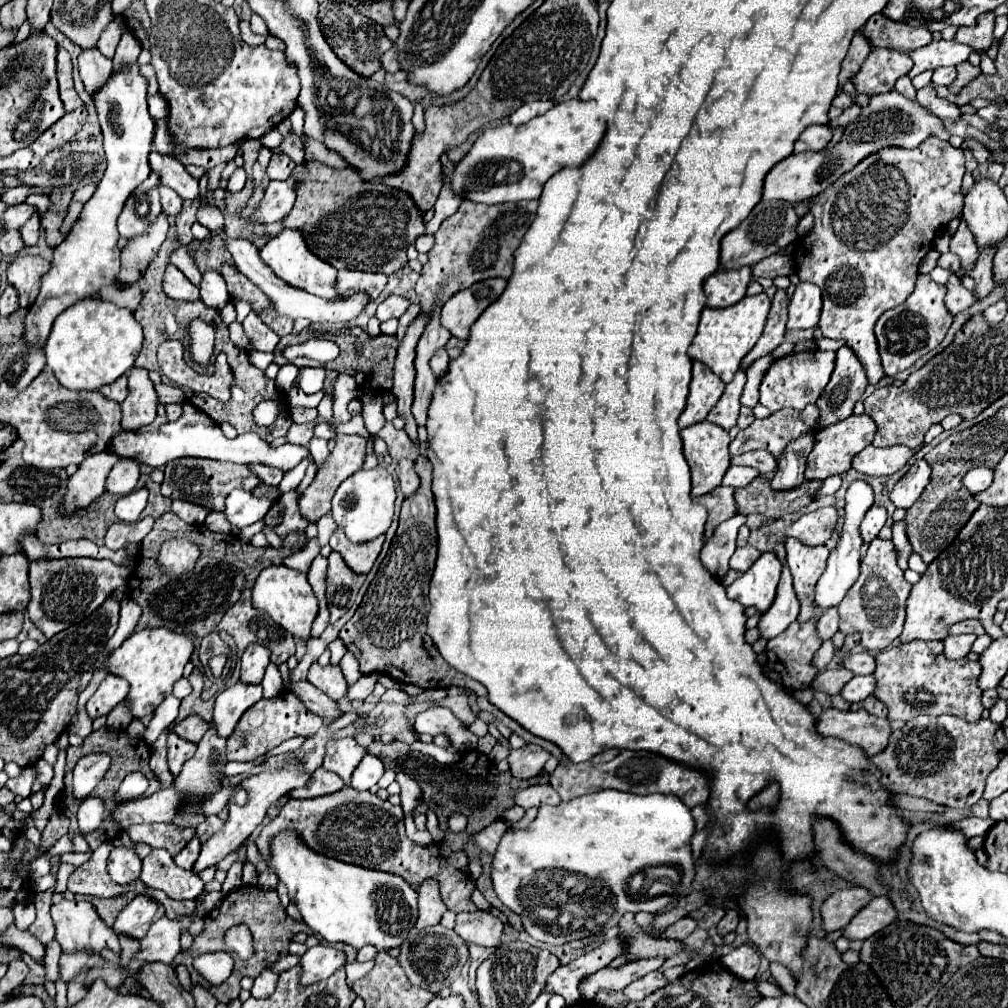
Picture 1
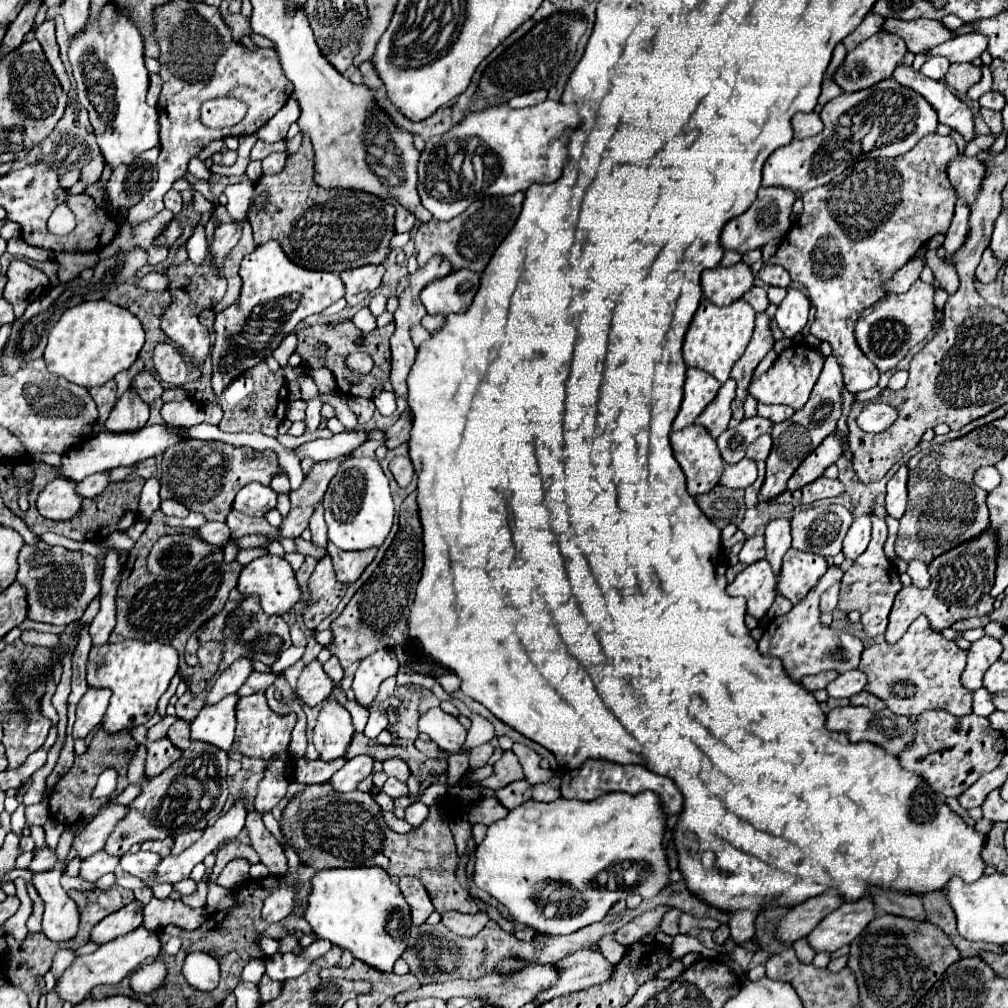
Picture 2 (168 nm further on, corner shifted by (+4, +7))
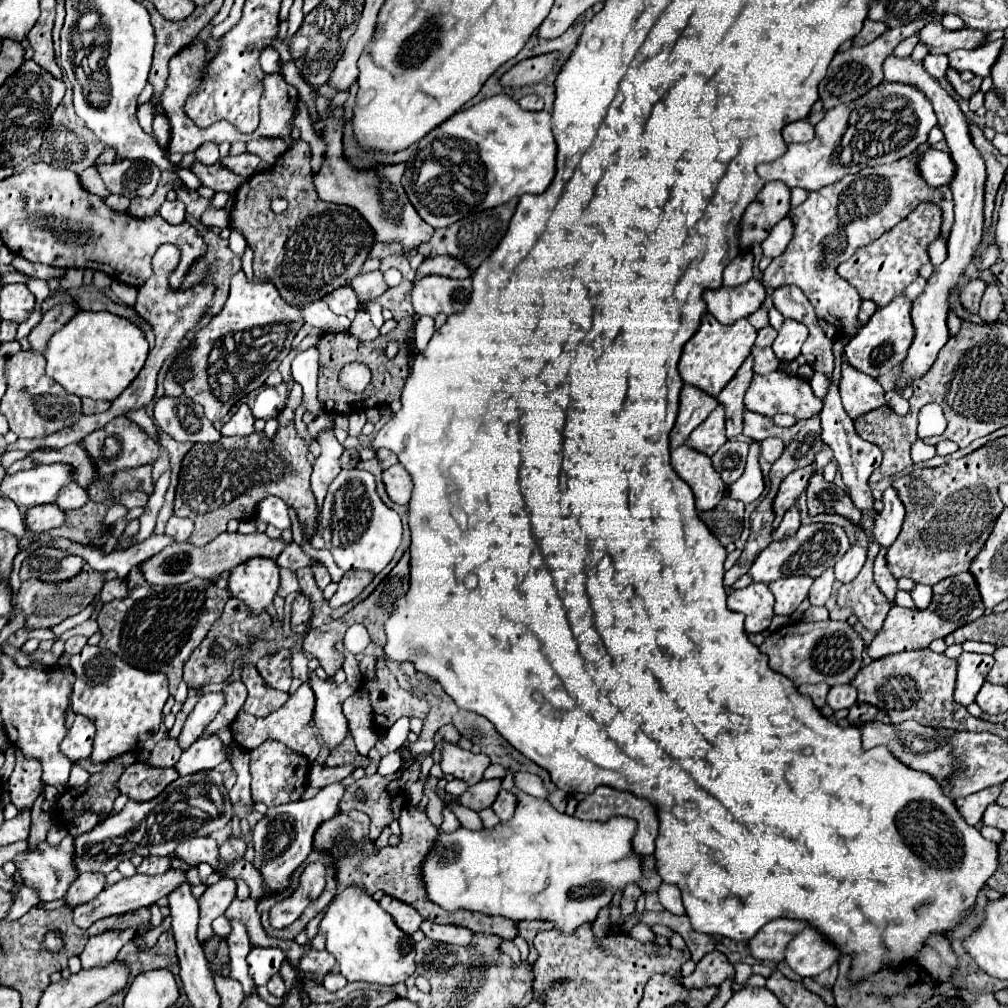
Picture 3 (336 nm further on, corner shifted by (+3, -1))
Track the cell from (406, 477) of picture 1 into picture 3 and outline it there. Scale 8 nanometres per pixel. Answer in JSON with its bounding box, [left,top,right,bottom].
[382,464,412,504]

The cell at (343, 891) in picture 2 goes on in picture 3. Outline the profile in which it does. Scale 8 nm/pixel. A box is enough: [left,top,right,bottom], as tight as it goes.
[318,886,414,984]

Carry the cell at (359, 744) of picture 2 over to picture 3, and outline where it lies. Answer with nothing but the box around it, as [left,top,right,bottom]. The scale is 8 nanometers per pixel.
[326,736,370,768]

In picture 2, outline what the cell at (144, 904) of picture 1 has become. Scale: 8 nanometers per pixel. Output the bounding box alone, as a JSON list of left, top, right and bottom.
[91,902,143,944]

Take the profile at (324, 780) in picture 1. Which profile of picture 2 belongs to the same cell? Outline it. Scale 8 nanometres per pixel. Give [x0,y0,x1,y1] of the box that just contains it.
[295,758,345,784]

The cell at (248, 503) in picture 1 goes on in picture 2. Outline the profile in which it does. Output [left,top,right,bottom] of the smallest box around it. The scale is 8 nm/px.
[233,482,277,516]

